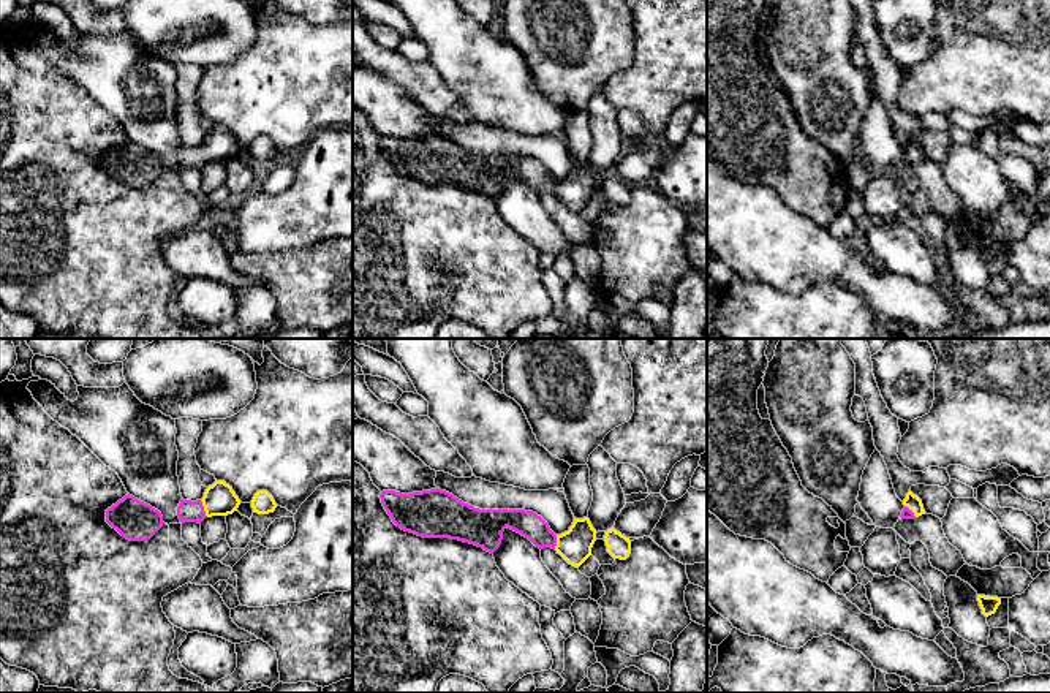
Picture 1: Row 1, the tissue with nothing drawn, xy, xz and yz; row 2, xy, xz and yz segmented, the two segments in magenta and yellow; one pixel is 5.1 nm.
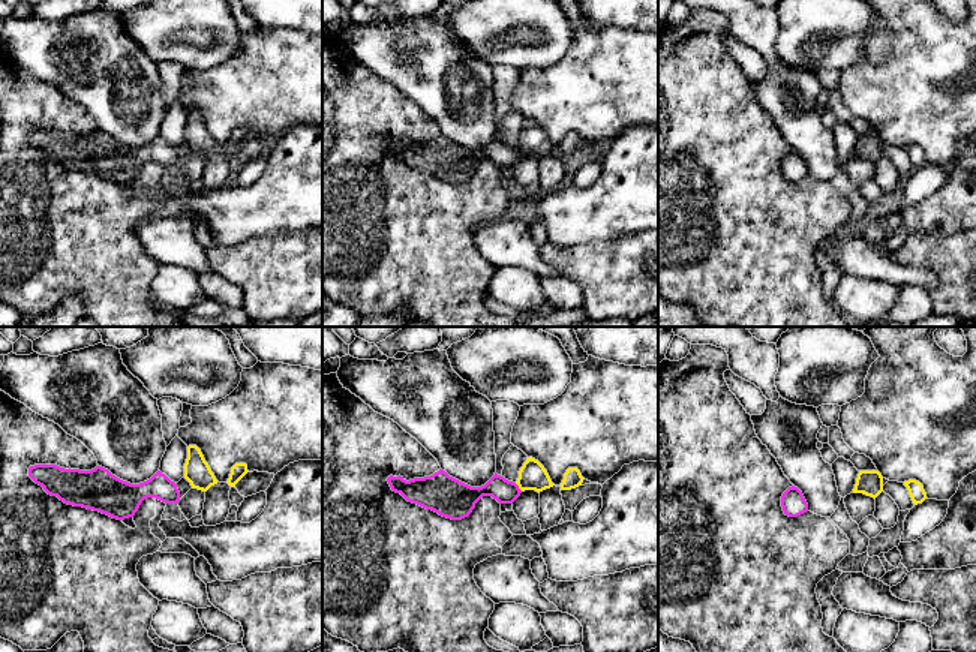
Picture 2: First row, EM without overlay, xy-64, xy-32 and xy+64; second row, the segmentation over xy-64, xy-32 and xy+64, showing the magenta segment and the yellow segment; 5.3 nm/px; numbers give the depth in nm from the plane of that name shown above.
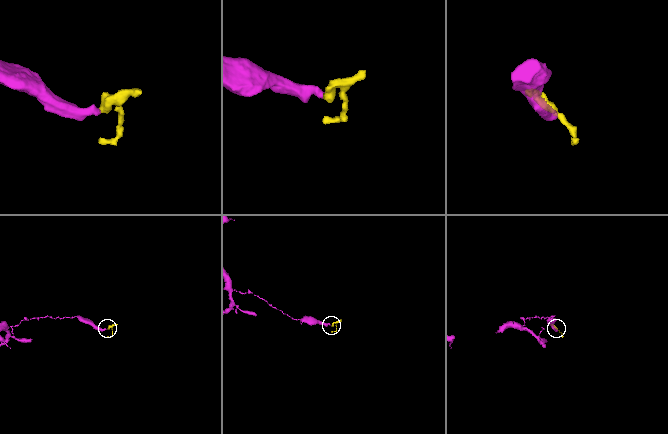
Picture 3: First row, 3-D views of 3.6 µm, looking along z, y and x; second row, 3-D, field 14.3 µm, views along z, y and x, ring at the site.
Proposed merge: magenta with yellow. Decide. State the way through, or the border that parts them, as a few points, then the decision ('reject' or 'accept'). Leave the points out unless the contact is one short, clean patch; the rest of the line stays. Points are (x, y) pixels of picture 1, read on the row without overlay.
way xy (188, 157), (203, 154), (219, 144); accept

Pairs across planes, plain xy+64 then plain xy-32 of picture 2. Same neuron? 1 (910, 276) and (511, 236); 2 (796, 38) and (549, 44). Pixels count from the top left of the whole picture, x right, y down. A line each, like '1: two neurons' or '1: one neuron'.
1: one neuron
2: one neuron

